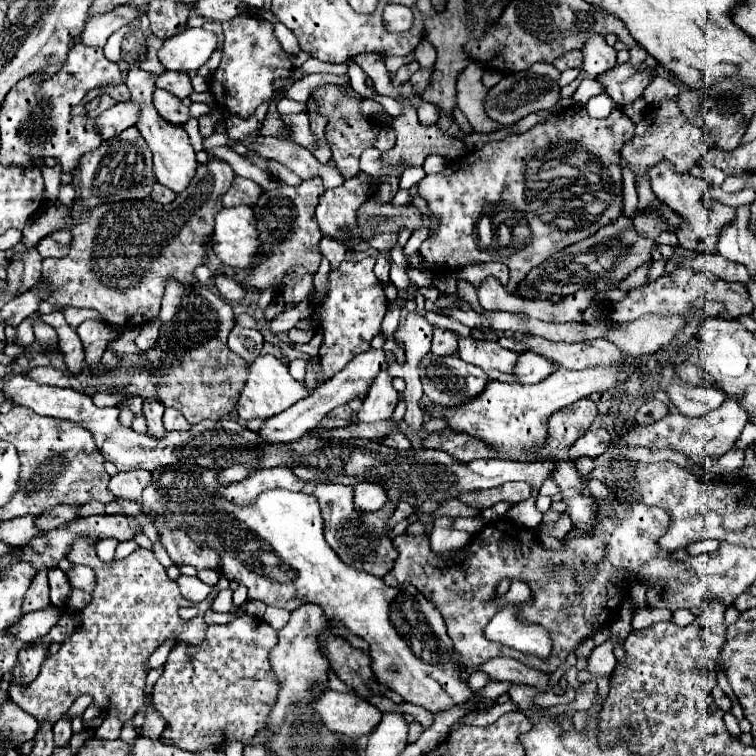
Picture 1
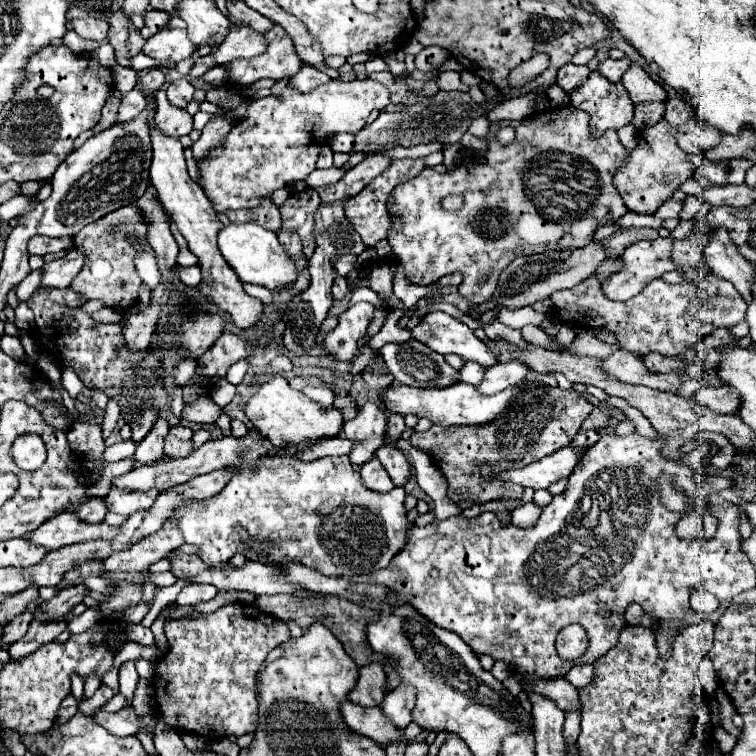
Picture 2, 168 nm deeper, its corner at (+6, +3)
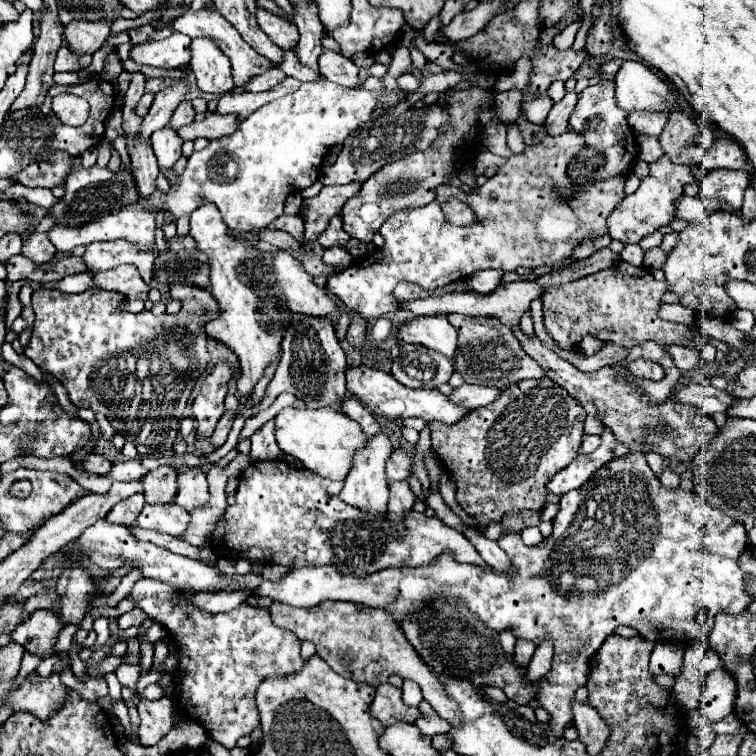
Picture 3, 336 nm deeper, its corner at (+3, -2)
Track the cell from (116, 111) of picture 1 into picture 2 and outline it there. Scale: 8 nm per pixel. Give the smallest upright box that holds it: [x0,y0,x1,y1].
[117,88,147,122]

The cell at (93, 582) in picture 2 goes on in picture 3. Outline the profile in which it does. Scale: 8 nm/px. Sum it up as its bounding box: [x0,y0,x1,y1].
[126,579,304,749]

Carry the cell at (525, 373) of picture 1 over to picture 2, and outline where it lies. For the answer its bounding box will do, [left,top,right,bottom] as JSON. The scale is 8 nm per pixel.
[477,362,529,396]

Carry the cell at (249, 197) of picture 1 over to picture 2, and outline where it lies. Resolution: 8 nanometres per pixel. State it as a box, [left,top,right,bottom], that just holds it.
[227,200,281,232]

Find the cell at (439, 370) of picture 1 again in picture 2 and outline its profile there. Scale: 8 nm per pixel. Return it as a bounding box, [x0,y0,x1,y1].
[379,338,459,388]

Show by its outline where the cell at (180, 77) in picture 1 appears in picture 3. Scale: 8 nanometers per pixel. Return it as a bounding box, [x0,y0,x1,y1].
[170,101,196,129]

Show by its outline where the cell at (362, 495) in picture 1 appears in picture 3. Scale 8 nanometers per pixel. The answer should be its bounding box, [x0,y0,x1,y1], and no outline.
[386,451,410,481]

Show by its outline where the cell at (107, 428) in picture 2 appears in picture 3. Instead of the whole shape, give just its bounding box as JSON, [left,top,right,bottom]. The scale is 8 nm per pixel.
[84,453,112,475]

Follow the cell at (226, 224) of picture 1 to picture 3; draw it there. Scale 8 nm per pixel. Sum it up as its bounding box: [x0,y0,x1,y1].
[272,251,338,325]

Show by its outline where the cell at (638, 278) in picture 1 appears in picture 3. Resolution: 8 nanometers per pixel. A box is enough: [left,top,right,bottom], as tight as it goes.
[620,245,644,265]

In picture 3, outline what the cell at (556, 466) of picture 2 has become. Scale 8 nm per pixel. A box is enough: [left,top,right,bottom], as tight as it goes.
[546,415,618,495]

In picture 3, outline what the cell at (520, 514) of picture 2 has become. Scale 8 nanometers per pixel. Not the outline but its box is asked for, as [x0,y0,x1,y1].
[520,527,544,545]

